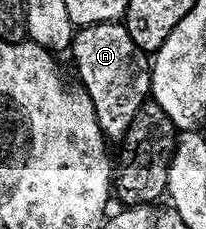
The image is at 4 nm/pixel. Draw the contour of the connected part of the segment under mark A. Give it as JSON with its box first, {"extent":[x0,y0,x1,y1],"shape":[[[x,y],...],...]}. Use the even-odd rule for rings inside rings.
{"extent":[69,21,151,140],"shape":[[[110,21],[93,23],[91,26],[81,26],[74,31],[71,39],[71,49],[69,51],[70,57],[75,57],[75,70],[79,73],[81,81],[81,88],[89,96],[89,100],[93,100],[93,108],[95,109],[95,115],[97,116],[97,124],[103,129],[103,136],[108,140],[122,140],[127,135],[127,129],[129,124],[133,120],[133,116],[137,116],[137,112],[141,108],[143,102],[148,101],[151,92],[151,65],[148,55],[140,51],[137,44],[133,44],[133,36],[129,36],[126,25],[122,21]]]}

